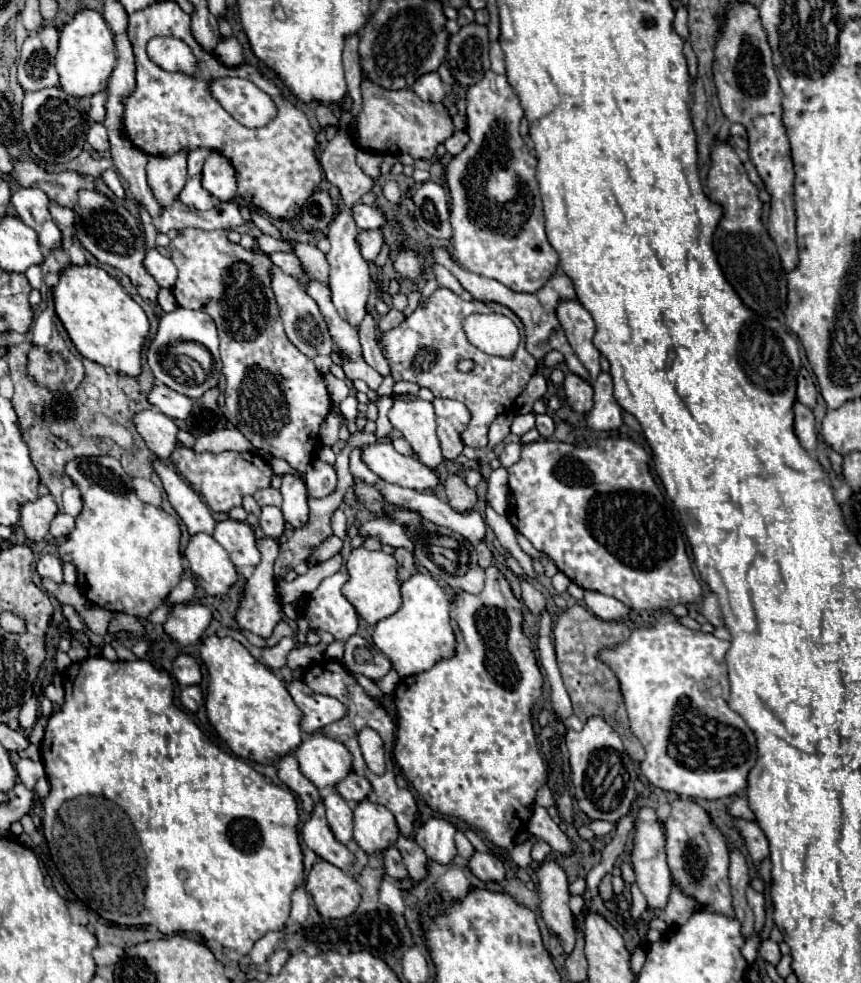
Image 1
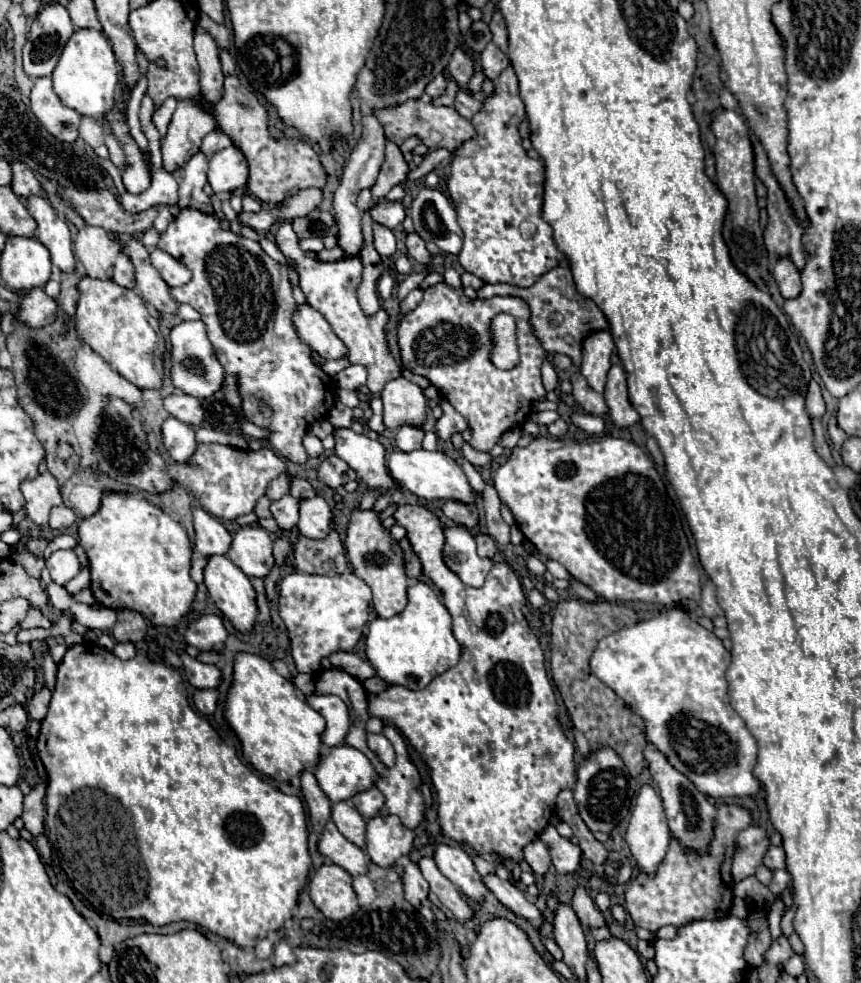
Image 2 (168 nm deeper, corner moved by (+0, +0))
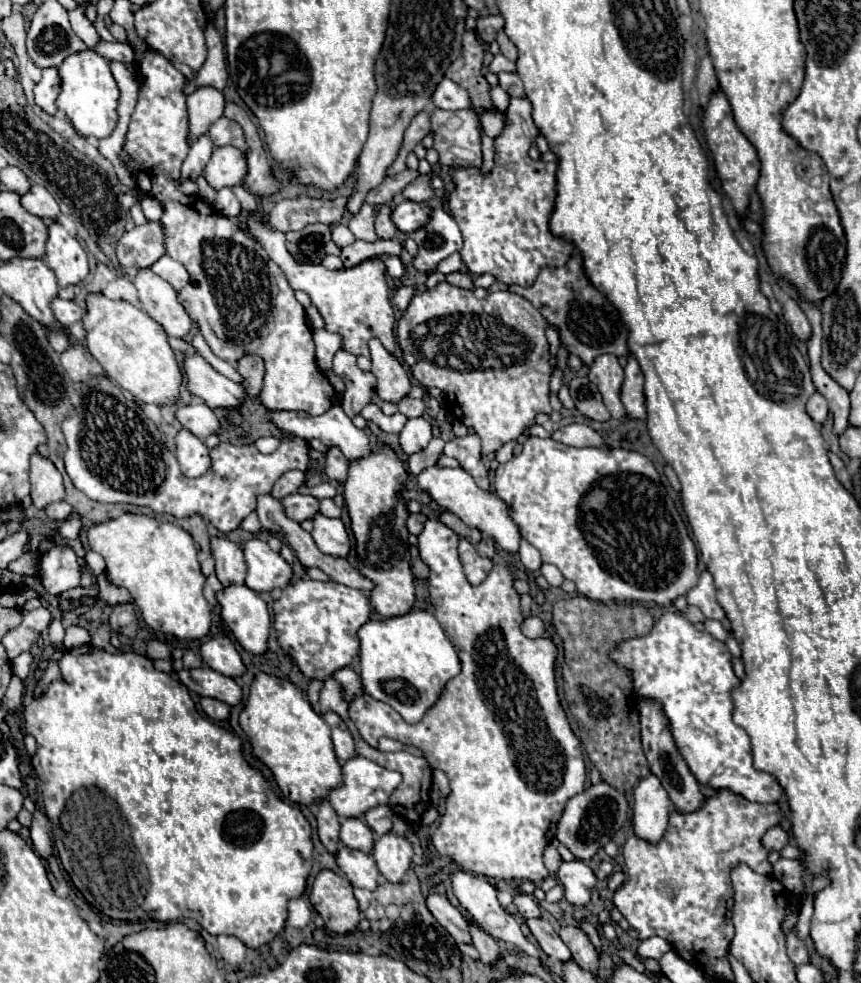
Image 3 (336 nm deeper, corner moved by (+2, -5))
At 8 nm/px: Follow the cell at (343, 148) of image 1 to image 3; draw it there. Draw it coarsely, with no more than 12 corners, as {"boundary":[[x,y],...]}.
{"boundary":[[364,204],[348,228],[360,240],[378,240],[374,208]]}

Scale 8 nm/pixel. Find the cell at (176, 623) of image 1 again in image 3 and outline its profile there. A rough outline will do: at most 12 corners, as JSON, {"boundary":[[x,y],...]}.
{"boundary":[[224,634],[202,642],[212,670],[234,678],[244,672],[236,646]]}

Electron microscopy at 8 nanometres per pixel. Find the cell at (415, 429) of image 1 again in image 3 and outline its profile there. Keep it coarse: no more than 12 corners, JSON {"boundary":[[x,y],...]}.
{"boundary":[[370,342],[378,396],[398,404],[412,388],[408,370]]}

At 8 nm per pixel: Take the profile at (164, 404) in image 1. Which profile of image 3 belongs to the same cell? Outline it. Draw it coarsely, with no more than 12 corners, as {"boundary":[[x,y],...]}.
{"boundary":[[202,400],[176,410],[176,420],[198,438],[216,434],[216,414]]}

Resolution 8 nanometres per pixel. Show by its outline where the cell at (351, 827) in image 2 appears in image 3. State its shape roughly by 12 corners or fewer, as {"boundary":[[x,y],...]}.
{"boundary":[[362,818],[340,822],[344,846],[370,854],[374,846],[372,830]]}

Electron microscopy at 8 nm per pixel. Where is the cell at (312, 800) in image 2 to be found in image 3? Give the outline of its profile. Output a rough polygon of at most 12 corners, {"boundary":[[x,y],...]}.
{"boundary":[[326,798],[318,802],[318,838],[338,850],[338,814]]}

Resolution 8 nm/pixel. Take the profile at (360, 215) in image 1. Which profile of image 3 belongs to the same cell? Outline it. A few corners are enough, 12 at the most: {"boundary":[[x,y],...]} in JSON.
{"boundary":[[402,200],[392,208],[392,222],[410,234],[426,224],[422,204]]}

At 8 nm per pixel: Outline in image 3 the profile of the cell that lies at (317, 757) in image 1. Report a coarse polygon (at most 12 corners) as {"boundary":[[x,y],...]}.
{"boundary":[[364,756],[342,764],[342,786],[328,792],[340,818],[386,804],[402,782]]}

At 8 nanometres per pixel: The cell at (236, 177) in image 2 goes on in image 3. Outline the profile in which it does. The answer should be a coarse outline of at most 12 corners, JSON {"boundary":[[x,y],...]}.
{"boundary":[[234,146],[214,148],[204,170],[214,188],[242,186],[246,156]]}

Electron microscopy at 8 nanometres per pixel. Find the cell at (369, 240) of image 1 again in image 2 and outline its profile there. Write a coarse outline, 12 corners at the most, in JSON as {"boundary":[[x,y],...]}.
{"boundary":[[374,225],[374,245],[382,257],[396,253],[396,237]]}

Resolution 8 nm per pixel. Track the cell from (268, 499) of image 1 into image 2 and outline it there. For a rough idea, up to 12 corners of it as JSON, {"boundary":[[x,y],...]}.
{"boundary":[[282,473],[268,485],[266,497],[280,499],[290,491],[290,473]]}

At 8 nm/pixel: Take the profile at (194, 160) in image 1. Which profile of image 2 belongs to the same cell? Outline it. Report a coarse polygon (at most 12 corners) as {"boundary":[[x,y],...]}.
{"boundary":[[214,129],[204,137],[200,151],[212,157],[230,147],[232,139]]}

